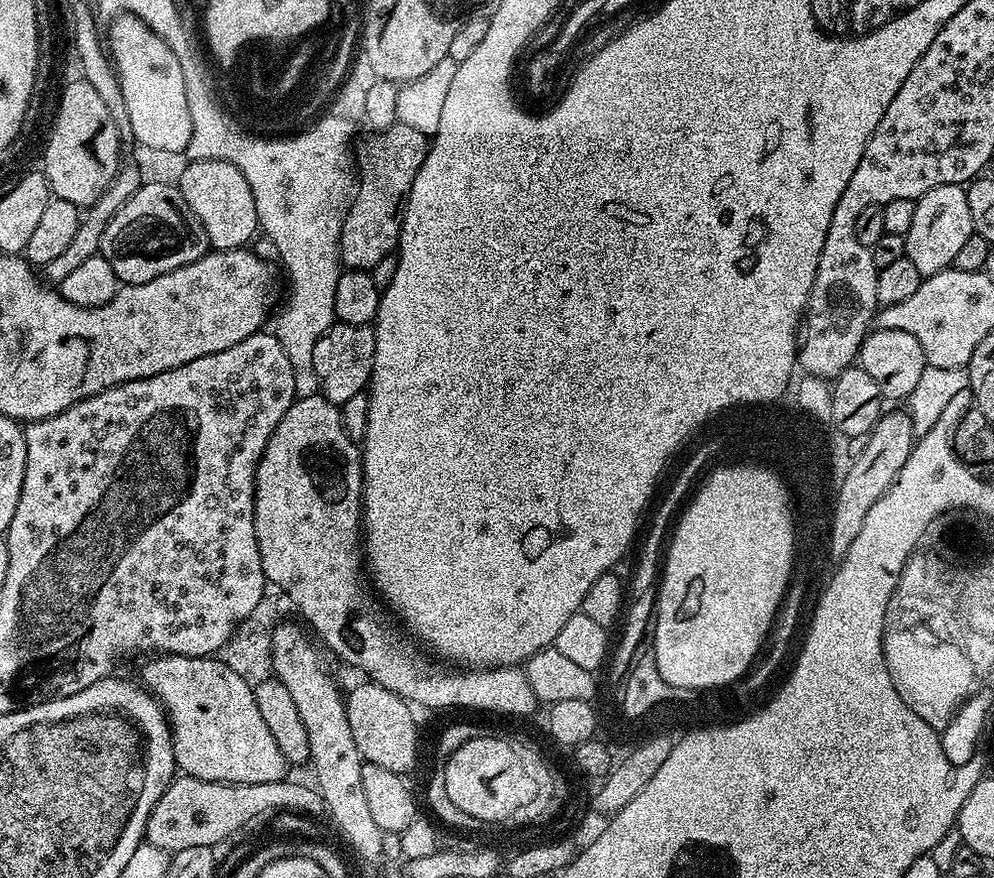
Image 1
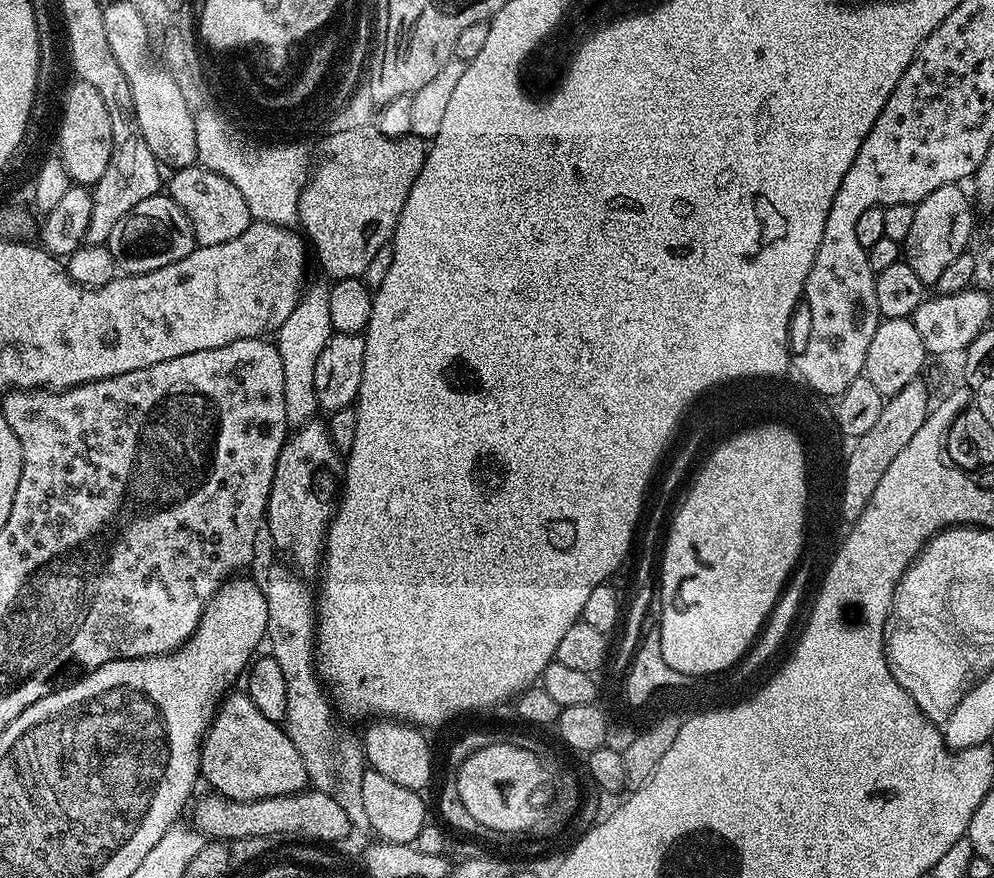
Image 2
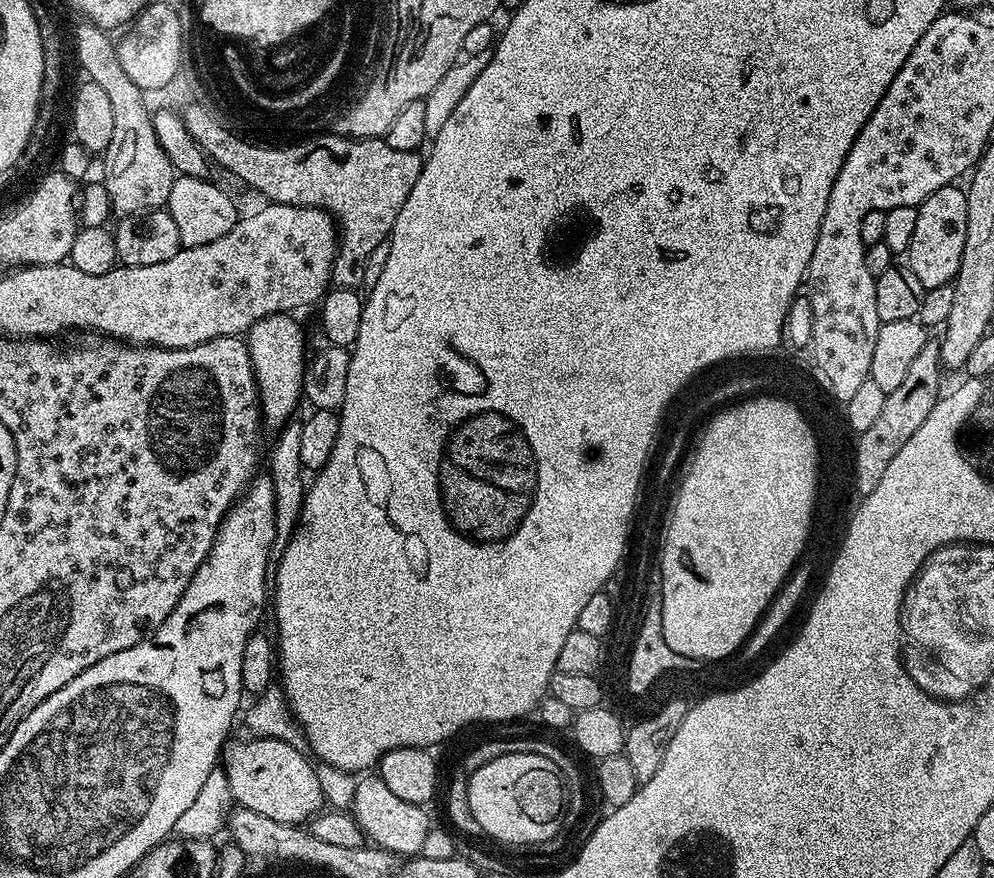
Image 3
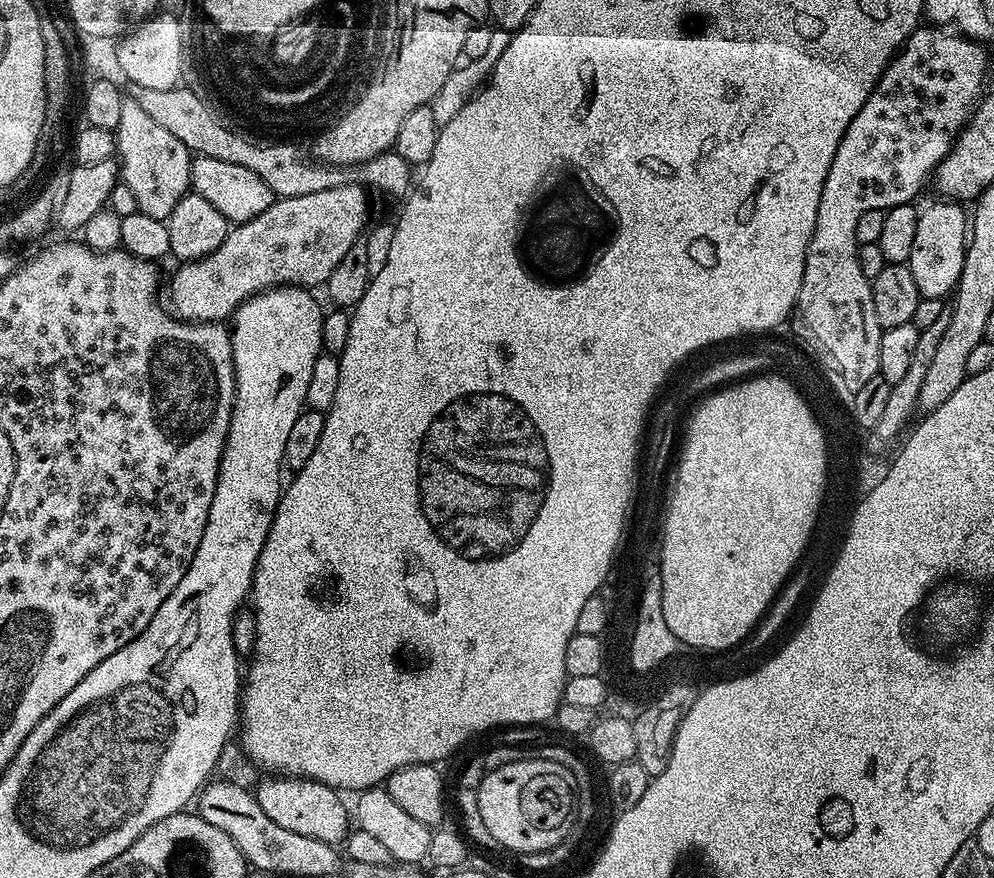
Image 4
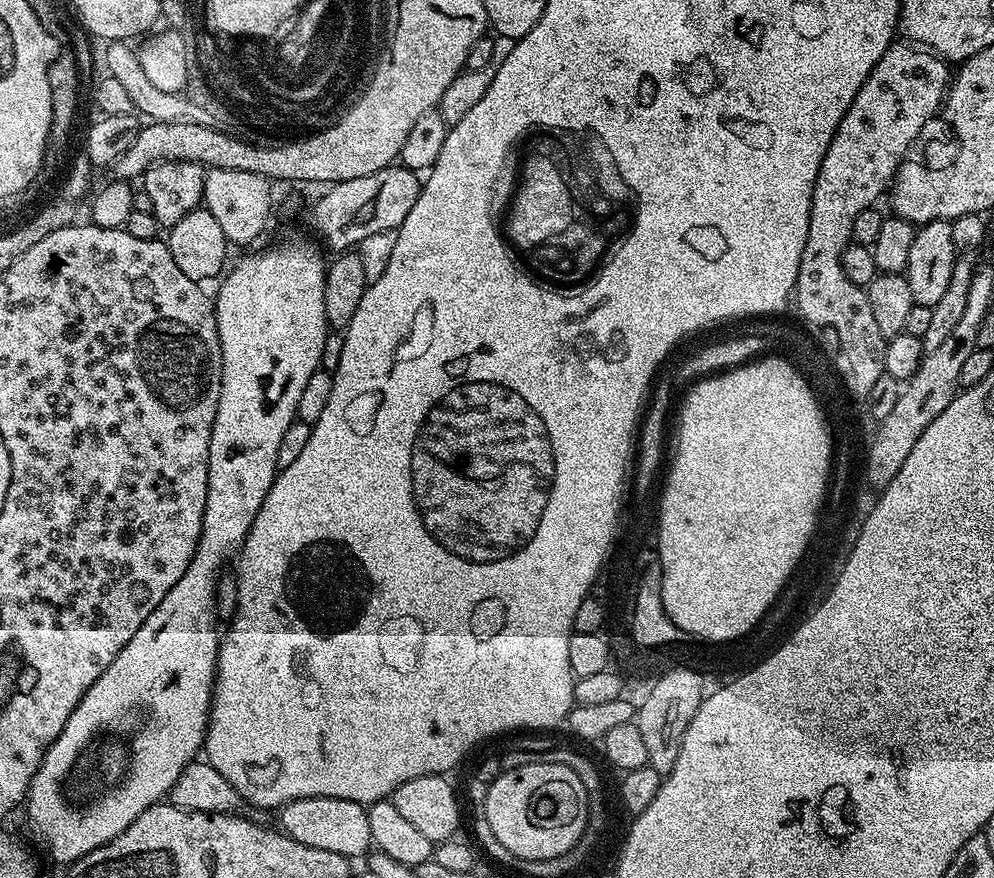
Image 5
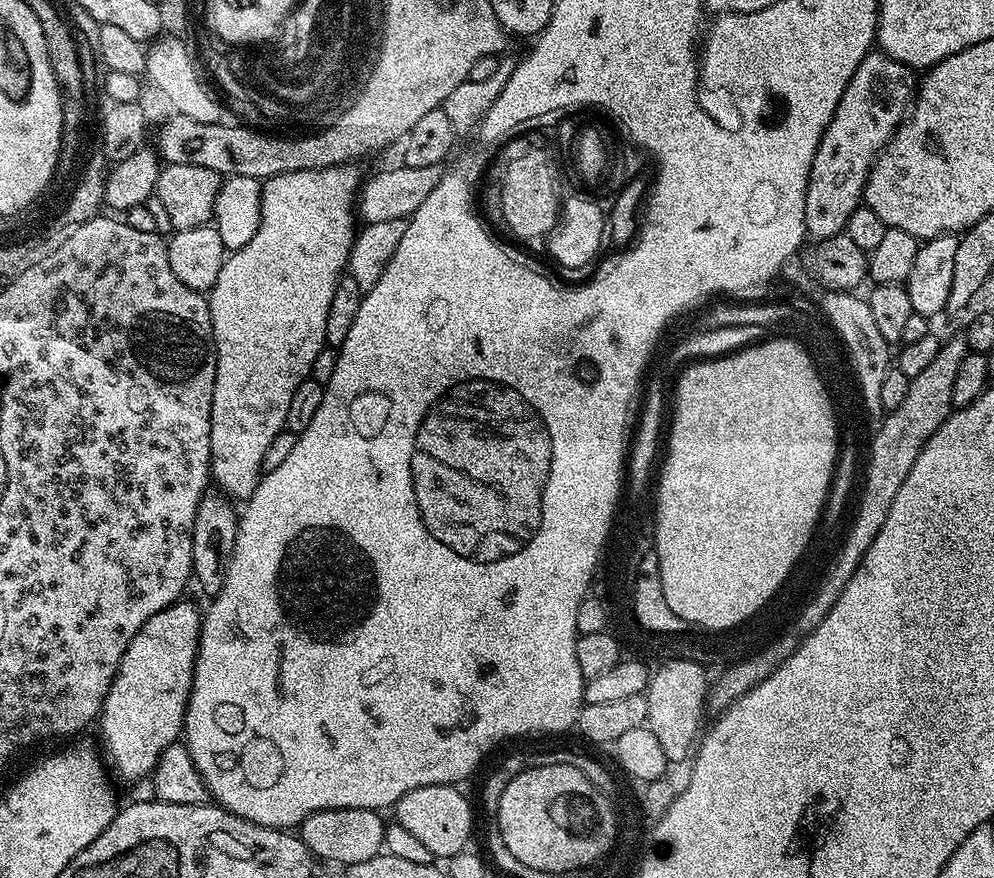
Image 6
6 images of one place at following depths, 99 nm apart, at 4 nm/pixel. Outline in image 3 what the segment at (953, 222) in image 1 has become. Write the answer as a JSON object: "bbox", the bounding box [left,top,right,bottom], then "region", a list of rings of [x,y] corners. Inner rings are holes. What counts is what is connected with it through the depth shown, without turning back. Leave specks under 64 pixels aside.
{"bbox":[906,184,967,290],"region":[[[956,184],[942,186],[919,204],[916,213],[918,222],[914,226],[914,238],[910,238],[906,267],[918,277],[925,290],[953,283],[962,262],[962,246],[966,246],[967,191]]]}

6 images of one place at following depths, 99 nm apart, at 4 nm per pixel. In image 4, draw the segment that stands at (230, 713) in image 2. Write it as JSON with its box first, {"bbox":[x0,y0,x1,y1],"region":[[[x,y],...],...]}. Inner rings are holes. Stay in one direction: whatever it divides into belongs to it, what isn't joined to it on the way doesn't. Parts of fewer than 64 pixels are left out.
{"bbox":[254,776,350,846],"region":[[[272,776],[264,778],[257,788],[254,788],[254,795],[258,806],[271,820],[278,822],[285,830],[294,830],[294,834],[306,834],[306,838],[318,838],[318,842],[326,842],[333,846],[339,845],[347,837],[350,831],[350,808],[344,805],[344,800],[337,789],[331,788],[329,784],[323,784],[317,780],[305,780],[297,776]]]}

